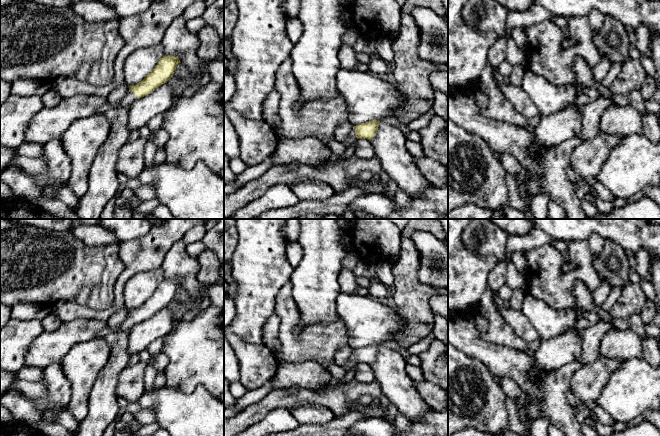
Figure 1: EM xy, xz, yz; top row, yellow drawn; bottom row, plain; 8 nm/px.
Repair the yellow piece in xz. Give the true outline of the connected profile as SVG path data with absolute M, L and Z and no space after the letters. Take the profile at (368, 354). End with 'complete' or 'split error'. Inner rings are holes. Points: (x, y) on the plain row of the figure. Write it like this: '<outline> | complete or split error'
M372 344L354 350L343 368L349 371L357 363L367 363L371 365L377 357L379 346L379 344Z | split error

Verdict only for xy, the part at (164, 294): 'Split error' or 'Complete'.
Split error

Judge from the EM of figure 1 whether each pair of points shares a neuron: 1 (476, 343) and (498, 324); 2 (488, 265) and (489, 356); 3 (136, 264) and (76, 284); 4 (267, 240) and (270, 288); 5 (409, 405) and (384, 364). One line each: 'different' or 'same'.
1: different
2: different
3: different
4: same
5: same

